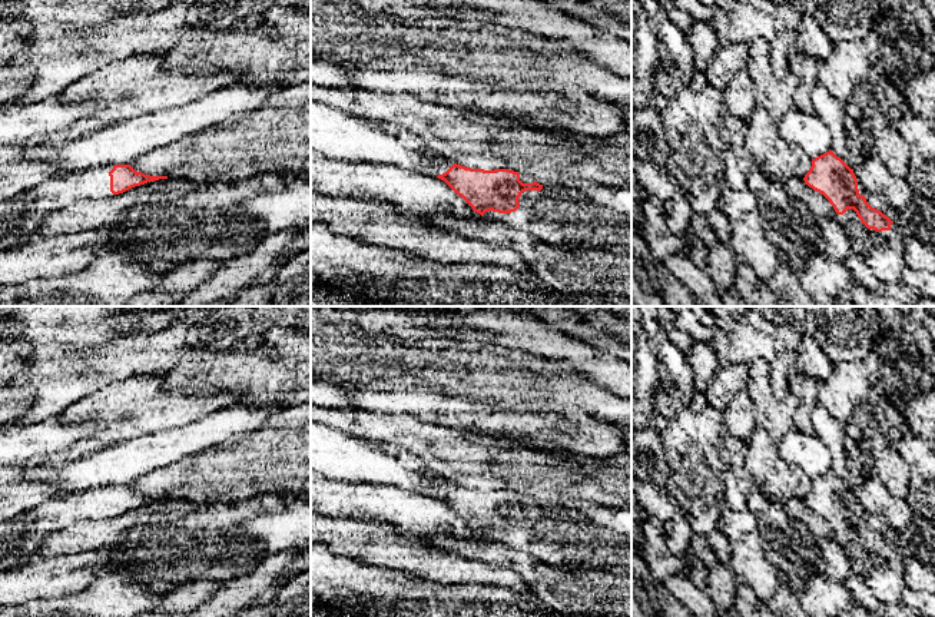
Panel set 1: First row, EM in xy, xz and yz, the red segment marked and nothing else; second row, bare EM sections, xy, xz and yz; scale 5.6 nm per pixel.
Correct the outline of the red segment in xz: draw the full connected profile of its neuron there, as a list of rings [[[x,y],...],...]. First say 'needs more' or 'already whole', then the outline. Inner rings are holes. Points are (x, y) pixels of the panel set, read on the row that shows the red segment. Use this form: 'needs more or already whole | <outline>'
needs more | [[[454,163],[445,173],[438,175],[474,212],[511,213],[520,208],[518,198],[525,190],[543,189],[533,178],[510,169],[471,169]]]

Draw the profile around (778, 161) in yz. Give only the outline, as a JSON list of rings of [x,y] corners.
[[[757,105],[746,122],[745,146],[752,153],[756,169],[767,180],[785,183],[790,178],[805,178],[812,159],[800,146],[779,135],[777,123],[765,107]]]

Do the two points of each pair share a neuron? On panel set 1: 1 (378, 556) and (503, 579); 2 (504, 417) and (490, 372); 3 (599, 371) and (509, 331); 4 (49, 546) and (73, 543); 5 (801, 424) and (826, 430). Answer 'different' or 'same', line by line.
1: same
2: different
3: same
4: same
5: different

